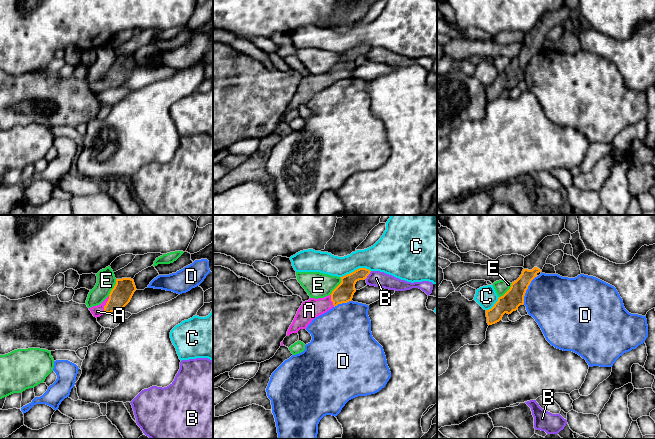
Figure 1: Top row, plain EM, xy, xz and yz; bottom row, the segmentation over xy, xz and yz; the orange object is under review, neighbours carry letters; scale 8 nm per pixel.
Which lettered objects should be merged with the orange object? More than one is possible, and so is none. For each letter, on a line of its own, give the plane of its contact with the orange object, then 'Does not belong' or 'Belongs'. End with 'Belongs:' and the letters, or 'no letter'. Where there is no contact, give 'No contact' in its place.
A: Touches orange in xy. Belongs
B: Touches orange in xz. Does not belong
C: Touches orange in xz. Does not belong
D: Touches orange in yz. Does not belong
E: Touches orange in xz. Does not belong
Belongs: A

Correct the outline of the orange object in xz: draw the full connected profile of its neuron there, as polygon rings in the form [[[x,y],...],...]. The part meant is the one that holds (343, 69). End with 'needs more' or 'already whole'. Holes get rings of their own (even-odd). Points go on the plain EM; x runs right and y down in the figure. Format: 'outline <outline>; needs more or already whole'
outline [[[359,44],[350,50],[340,53],[341,59],[329,72],[318,75],[310,74],[308,77],[303,78],[287,107],[287,112],[292,109],[298,109],[300,105],[306,105],[313,95],[326,89],[338,80],[351,77],[356,68],[356,58],[366,55],[370,48],[369,45]]]; needs more

